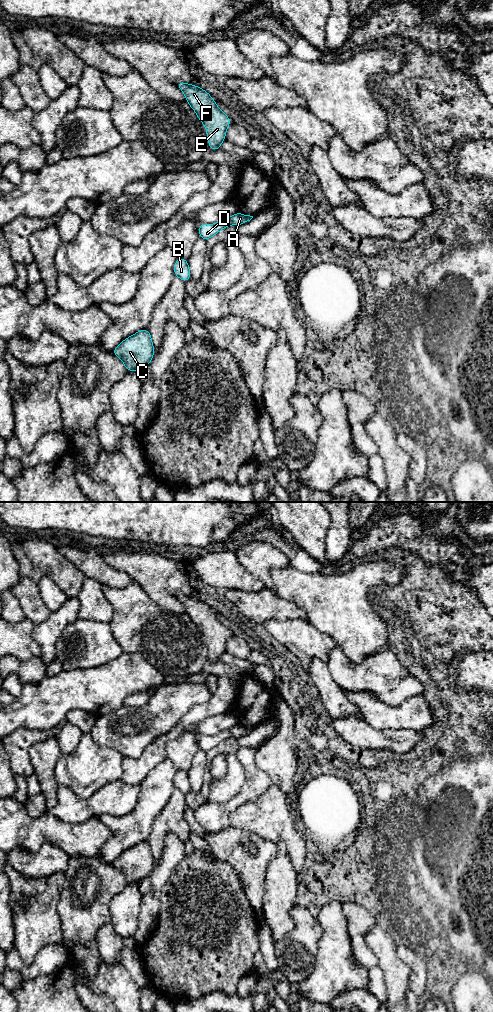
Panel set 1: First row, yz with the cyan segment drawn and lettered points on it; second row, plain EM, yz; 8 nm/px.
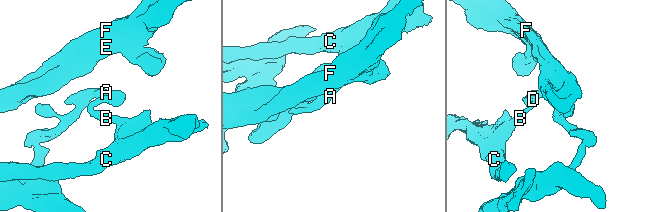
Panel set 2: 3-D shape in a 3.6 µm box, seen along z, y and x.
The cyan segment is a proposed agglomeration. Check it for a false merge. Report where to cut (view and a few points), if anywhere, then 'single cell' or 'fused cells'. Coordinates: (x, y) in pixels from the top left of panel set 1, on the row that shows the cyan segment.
yz (230, 217), (231, 224) | fused cells

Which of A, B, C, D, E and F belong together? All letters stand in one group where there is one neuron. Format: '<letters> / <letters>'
A E F / B C D

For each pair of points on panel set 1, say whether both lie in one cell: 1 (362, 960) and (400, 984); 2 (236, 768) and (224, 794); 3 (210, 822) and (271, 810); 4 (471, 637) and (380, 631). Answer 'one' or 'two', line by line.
1: two
2: one
3: two
4: two

